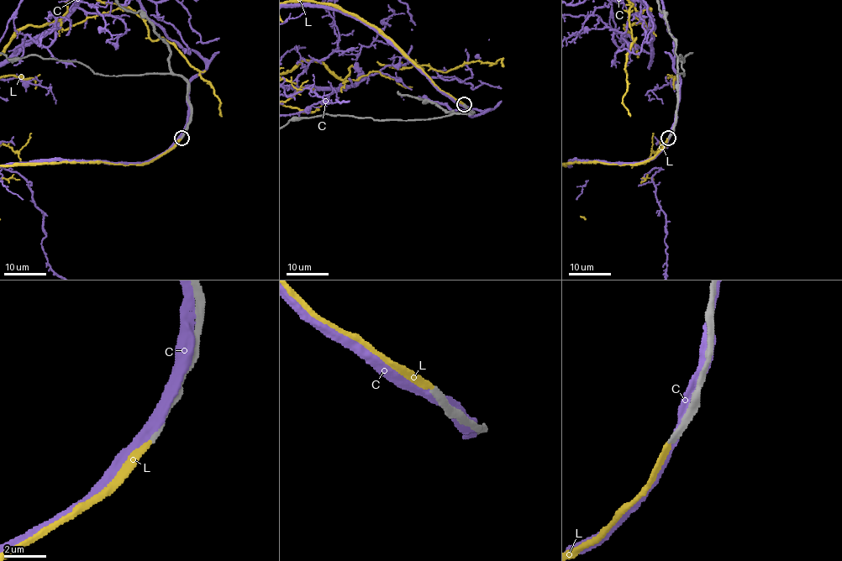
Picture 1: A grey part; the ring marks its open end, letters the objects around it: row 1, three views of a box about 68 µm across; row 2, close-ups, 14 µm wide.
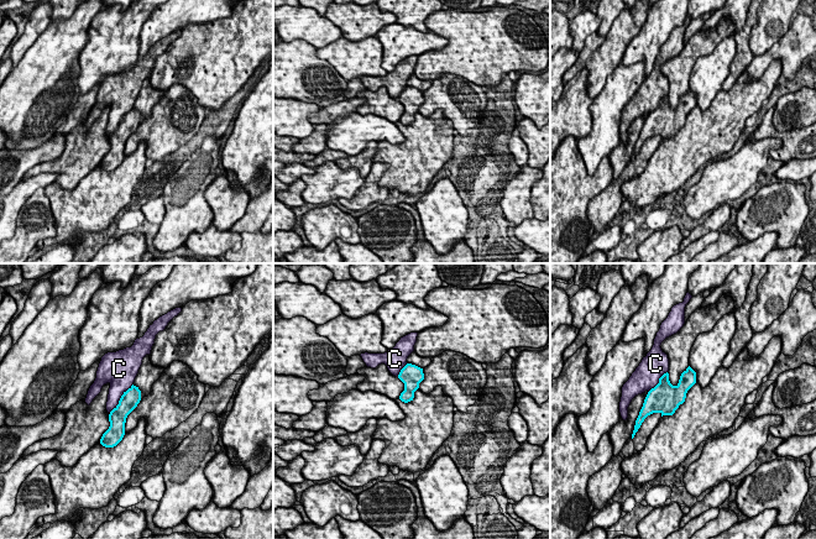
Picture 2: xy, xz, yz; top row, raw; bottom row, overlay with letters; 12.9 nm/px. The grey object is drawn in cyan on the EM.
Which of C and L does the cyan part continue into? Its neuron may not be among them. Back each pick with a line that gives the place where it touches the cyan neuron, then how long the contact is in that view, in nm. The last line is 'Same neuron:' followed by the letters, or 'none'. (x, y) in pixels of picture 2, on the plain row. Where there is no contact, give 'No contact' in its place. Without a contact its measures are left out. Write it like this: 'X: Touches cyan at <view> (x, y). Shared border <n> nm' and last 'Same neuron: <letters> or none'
L: No contact
Same neuron: L

